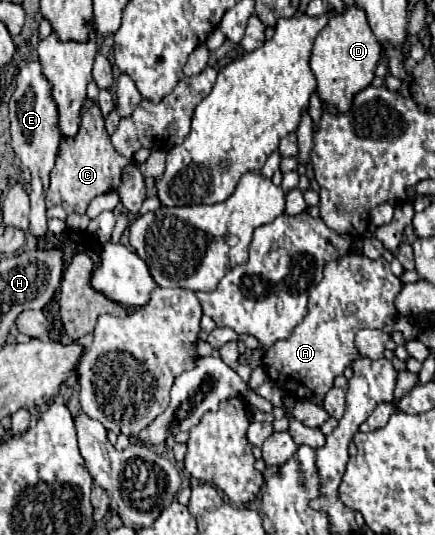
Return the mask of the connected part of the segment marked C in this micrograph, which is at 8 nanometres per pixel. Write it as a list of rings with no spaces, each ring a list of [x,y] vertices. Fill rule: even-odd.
[[[87,98],[83,108],[81,108],[79,132],[73,138],[63,136],[59,142],[59,154],[57,154],[55,168],[51,170],[51,186],[49,186],[47,198],[45,198],[47,208],[61,204],[69,212],[83,214],[95,196],[105,194],[113,188],[119,190],[121,174],[123,174],[123,168],[127,168],[127,166],[139,168],[139,172],[143,174],[143,180],[145,180],[145,196],[153,198],[155,196],[155,178],[159,178],[163,174],[163,168],[165,168],[165,152],[155,148],[145,162],[137,162],[135,158],[121,156],[111,144],[111,138],[105,130],[103,114],[101,114],[99,106]]]

